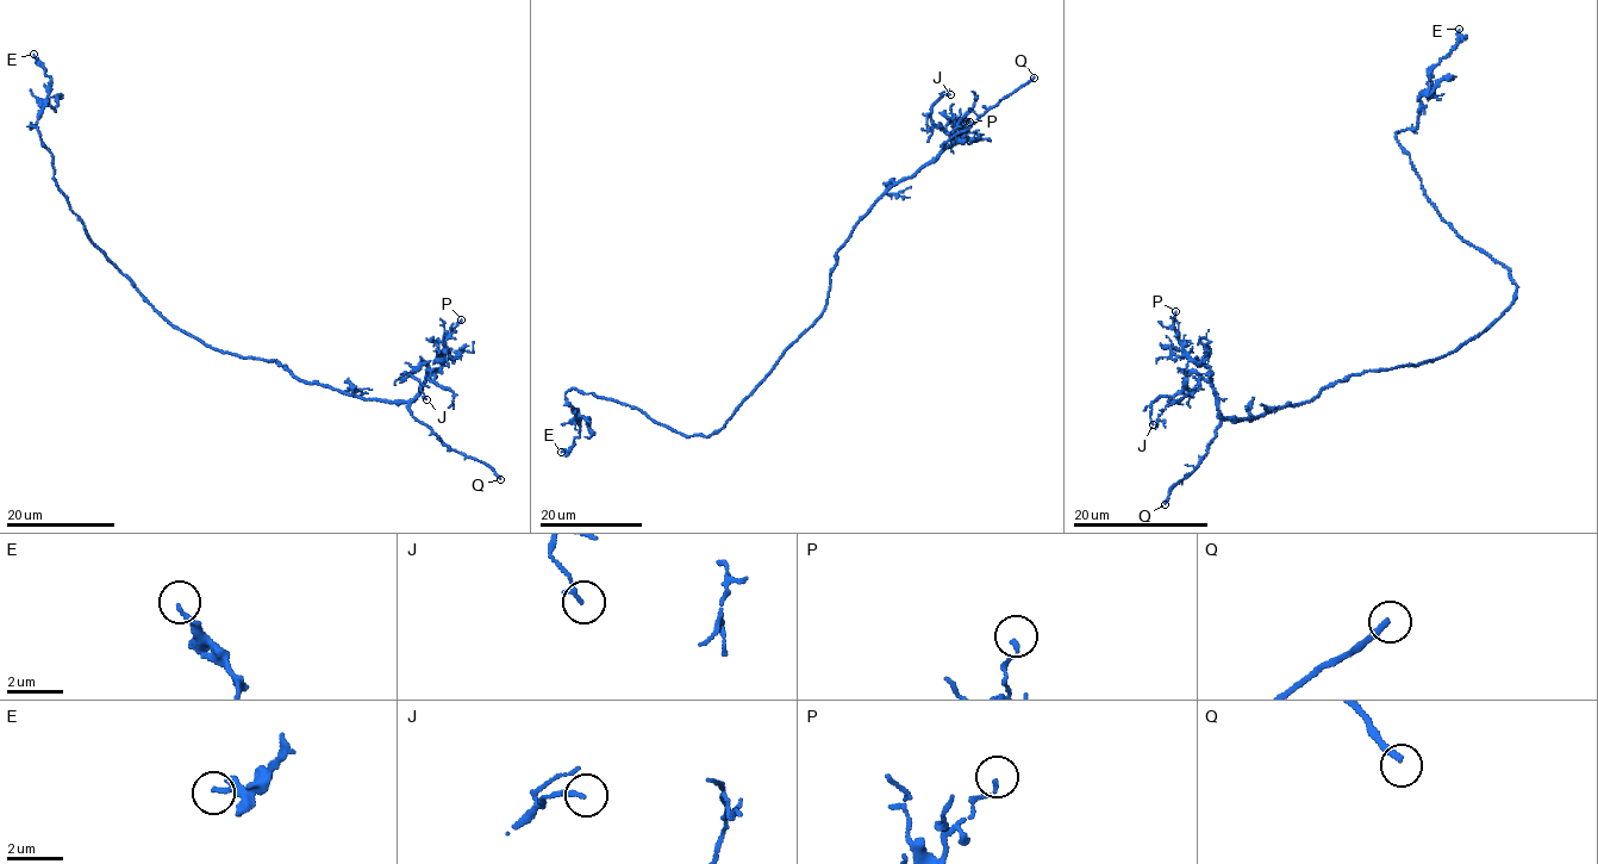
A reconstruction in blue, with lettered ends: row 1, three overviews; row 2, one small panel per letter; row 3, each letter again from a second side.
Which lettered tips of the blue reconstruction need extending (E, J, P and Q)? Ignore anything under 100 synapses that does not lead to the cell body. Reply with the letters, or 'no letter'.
Q

